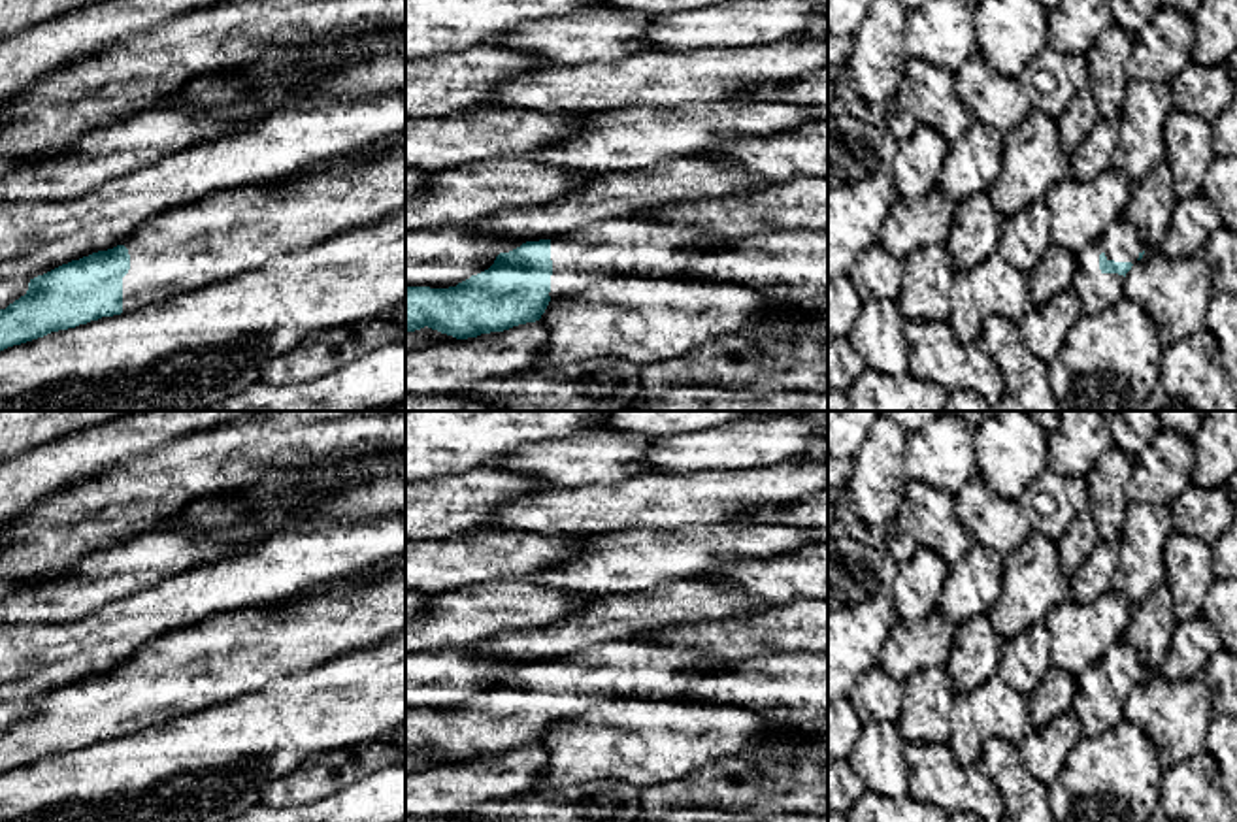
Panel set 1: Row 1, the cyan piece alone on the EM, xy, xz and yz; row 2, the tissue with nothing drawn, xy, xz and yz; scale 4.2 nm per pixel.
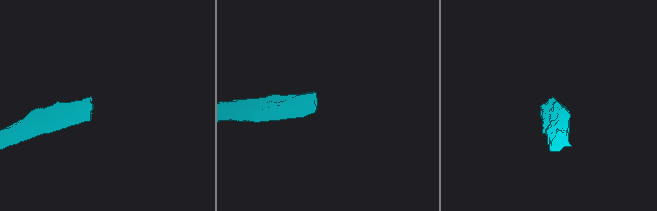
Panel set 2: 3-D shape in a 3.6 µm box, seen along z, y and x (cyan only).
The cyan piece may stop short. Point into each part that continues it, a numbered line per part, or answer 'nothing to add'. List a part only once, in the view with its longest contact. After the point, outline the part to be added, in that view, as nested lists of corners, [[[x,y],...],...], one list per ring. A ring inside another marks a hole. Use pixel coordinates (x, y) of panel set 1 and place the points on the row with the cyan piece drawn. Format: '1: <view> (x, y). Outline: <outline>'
1: yz (1121, 242). Outline: [[[1122,217],[1105,228],[1094,245],[1077,255],[1073,290],[1082,304],[1082,313],[1097,313],[1124,298],[1124,275],[1103,273],[1099,255],[1103,253],[1107,260],[1135,264],[1146,247],[1137,230]]]

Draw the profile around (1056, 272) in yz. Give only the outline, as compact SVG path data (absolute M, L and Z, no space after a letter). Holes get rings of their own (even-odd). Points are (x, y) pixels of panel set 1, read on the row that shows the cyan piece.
M1052 243L1041 264L1028 273L1031 305L1048 304L1056 294L1073 288L1077 268L1077 255Z

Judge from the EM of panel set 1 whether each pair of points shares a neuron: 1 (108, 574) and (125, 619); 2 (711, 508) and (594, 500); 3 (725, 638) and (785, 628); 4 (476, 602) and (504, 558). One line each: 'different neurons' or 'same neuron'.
1: different neurons
2: same neuron
3: same neuron
4: different neurons

